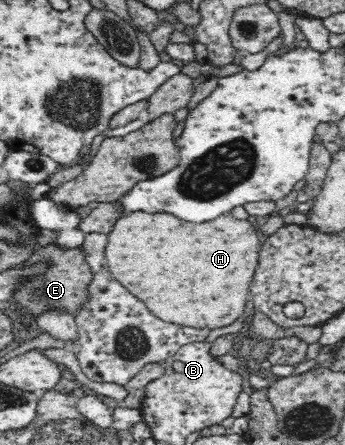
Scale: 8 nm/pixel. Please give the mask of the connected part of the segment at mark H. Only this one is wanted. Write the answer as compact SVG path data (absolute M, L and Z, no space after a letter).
M136 211L119 218L107 234L105 260L113 278L142 300L154 316L182 326L212 330L230 326L241 318L250 292L250 280L258 268L258 250L260 240L248 218L240 220L226 213L212 222L192 224L172 214Z

